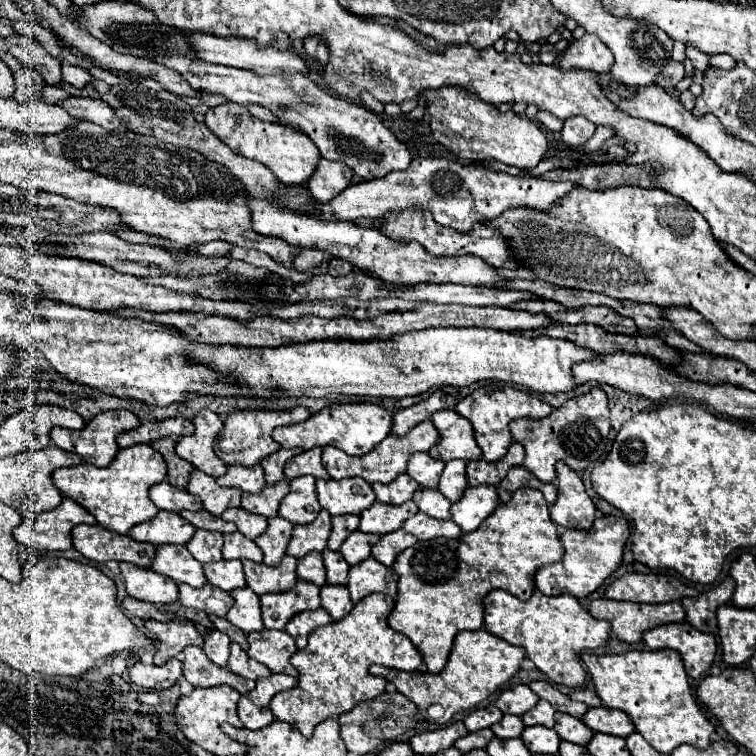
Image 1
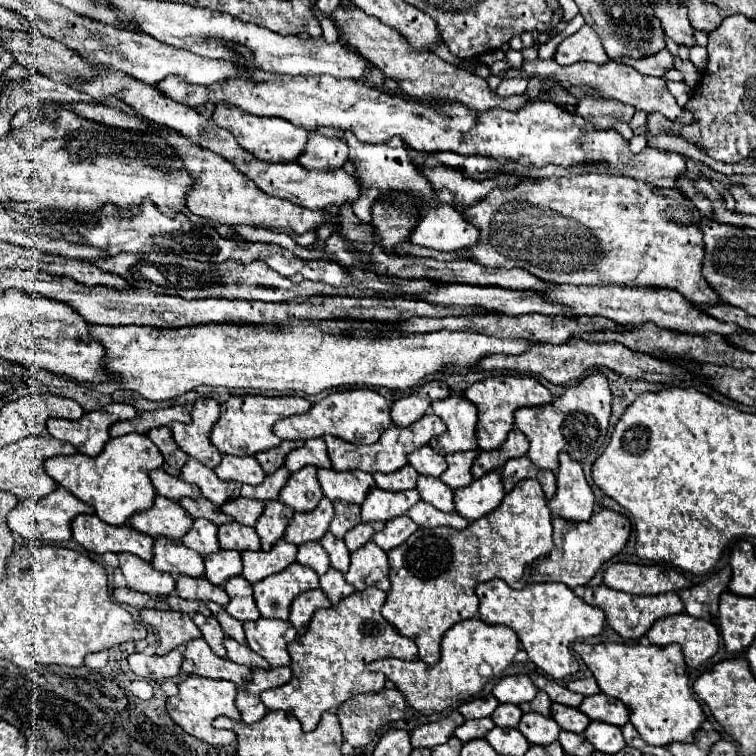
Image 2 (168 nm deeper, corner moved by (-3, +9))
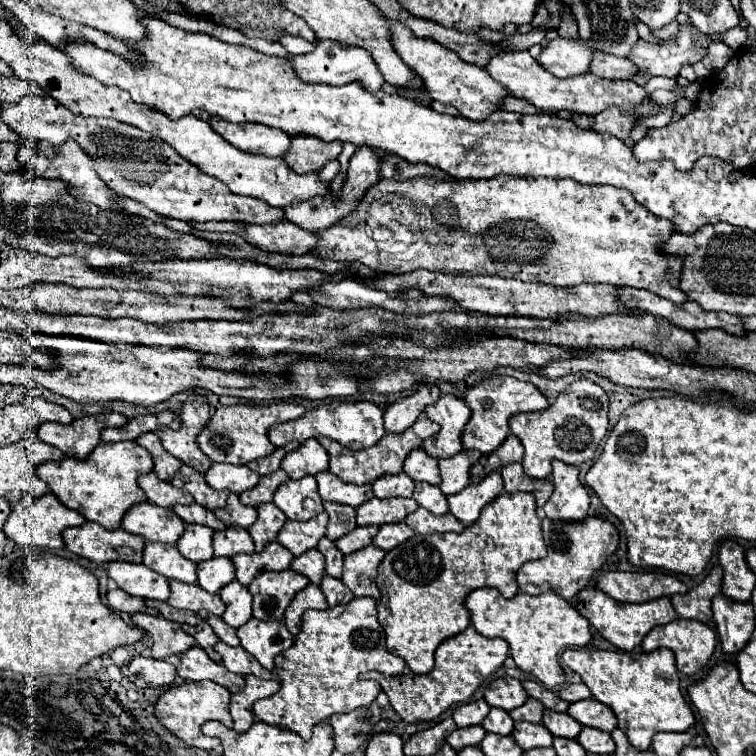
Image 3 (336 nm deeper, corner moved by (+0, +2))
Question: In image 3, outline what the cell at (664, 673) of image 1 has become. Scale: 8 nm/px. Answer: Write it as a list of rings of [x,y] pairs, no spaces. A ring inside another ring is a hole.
[[[566,649],[562,661],[582,677],[594,699],[608,705],[634,749],[646,751],[650,741],[660,731],[686,731],[694,723],[694,713],[680,693],[674,653],[670,649],[656,649],[650,653],[620,653],[620,651],[584,651]],[[660,673],[668,673],[670,681],[662,681]]]

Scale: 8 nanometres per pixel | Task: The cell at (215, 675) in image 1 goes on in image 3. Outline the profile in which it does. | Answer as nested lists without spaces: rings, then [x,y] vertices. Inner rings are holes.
[[[190,647],[186,653],[180,655],[180,669],[178,675],[186,681],[202,681],[210,679],[222,687],[226,687],[230,693],[236,693],[244,687],[244,677],[230,673],[224,669],[224,665],[214,663],[202,647]]]

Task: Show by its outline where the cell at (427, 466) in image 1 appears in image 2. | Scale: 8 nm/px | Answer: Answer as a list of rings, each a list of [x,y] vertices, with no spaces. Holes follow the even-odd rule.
[[[423,446],[423,448],[415,450],[415,452],[411,452],[407,458],[409,458],[409,464],[419,474],[425,474],[425,476],[439,476],[445,470],[445,466],[447,466],[445,458],[441,454],[437,454],[429,446]]]

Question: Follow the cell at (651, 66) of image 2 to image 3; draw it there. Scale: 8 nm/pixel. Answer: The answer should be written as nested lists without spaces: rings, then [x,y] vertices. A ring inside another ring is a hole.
[[[594,51],[588,71],[596,77],[606,77],[606,79],[628,79],[628,77],[634,77],[634,73],[636,73],[632,61],[614,57],[614,55],[602,53],[602,51]]]

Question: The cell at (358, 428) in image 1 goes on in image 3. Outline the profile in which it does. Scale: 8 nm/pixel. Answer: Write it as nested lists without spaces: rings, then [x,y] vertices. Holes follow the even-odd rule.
[[[332,401],[328,405],[316,407],[308,413],[304,413],[302,417],[294,419],[294,421],[286,421],[286,423],[276,423],[268,429],[268,439],[276,445],[282,447],[288,441],[306,441],[310,437],[330,437],[334,441],[338,441],[340,445],[348,447],[348,449],[366,449],[372,447],[382,435],[386,435],[384,423],[382,423],[382,411],[378,409],[378,405],[370,403],[370,401],[356,401],[356,403],[346,403],[346,401]]]

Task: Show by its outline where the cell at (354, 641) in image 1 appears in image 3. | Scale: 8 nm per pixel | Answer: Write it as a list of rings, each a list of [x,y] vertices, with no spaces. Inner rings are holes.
[[[356,597],[348,605],[326,611],[306,611],[294,645],[282,651],[274,665],[280,691],[256,701],[252,713],[258,721],[290,729],[302,739],[308,739],[312,727],[330,715],[366,707],[376,699],[380,687],[376,681],[362,681],[360,673],[374,669],[384,675],[400,675],[406,667],[402,659],[386,651],[384,629],[376,619],[376,601],[372,597]]]

